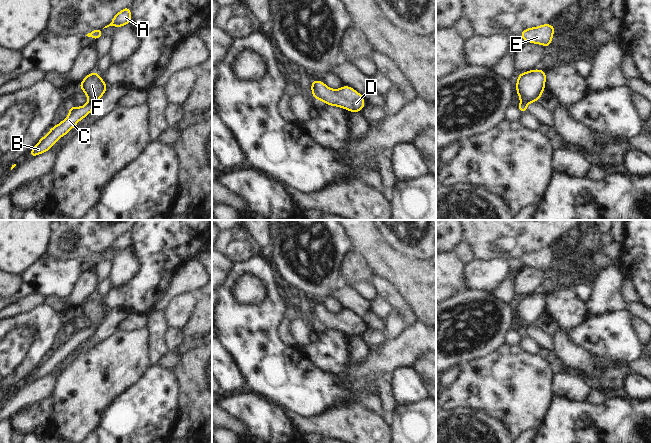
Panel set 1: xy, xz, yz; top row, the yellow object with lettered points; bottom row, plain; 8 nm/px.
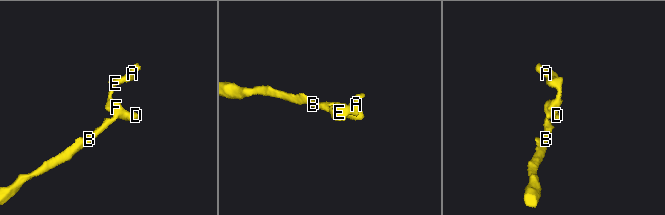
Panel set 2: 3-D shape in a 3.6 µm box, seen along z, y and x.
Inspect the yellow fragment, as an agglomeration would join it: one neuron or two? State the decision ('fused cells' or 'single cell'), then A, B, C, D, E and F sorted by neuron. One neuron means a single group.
single cell; A B C D E F

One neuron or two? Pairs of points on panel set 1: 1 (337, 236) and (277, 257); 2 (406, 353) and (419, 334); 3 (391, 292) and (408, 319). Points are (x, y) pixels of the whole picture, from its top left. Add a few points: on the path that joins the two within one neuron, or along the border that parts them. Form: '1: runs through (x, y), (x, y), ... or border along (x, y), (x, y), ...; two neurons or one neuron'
1: runs through (322, 243), (312, 243), (299, 250), (292, 251); one neuron
2: runs through (406, 348), (415, 339); one neuron
3: runs through (395, 299), (405, 312); one neuron

